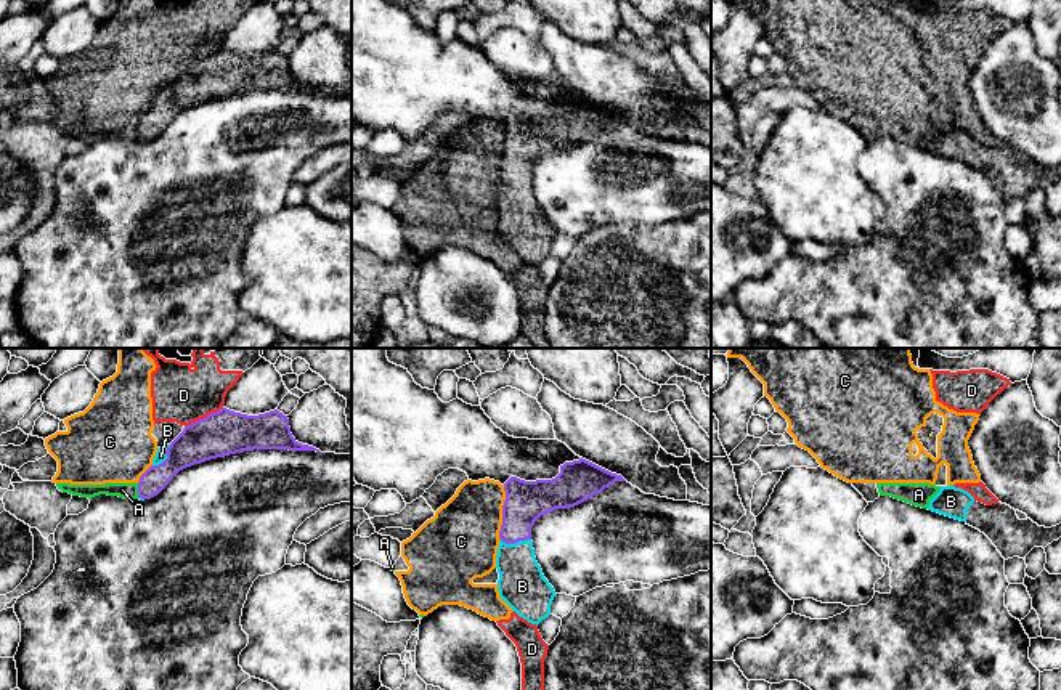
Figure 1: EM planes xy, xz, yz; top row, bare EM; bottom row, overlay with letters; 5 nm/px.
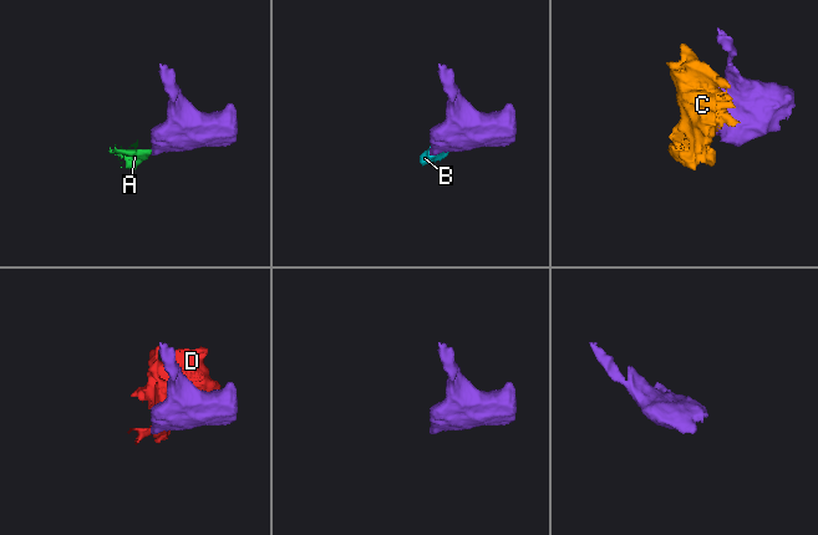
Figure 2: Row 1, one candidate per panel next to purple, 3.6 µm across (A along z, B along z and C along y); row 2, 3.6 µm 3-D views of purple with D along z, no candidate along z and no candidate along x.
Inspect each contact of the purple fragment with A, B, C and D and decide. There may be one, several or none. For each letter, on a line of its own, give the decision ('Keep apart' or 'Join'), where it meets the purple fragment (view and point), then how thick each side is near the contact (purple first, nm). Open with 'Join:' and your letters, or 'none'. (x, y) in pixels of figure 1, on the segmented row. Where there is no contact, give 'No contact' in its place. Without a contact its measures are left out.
Join: B
A: Keep apart. Touches purple at xy (138, 490). Thickness 120 nm (purple) against 80 nm
B: Join. Touches purple at xz (516, 541). Thickness 200 nm (purple) against 240 nm
C: Keep apart. Touches purple at xz (503, 512). Thickness 200 nm (purple) against 360 nm
D: Keep apart. Touches purple at xy (204, 418). Thickness 220 nm (purple) against 280 nm

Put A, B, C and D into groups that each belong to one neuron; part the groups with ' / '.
A C D / B

